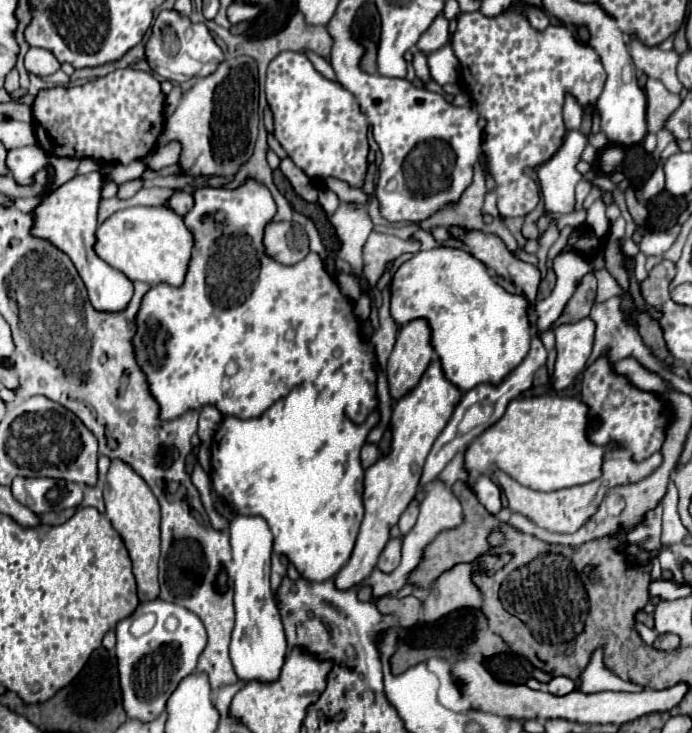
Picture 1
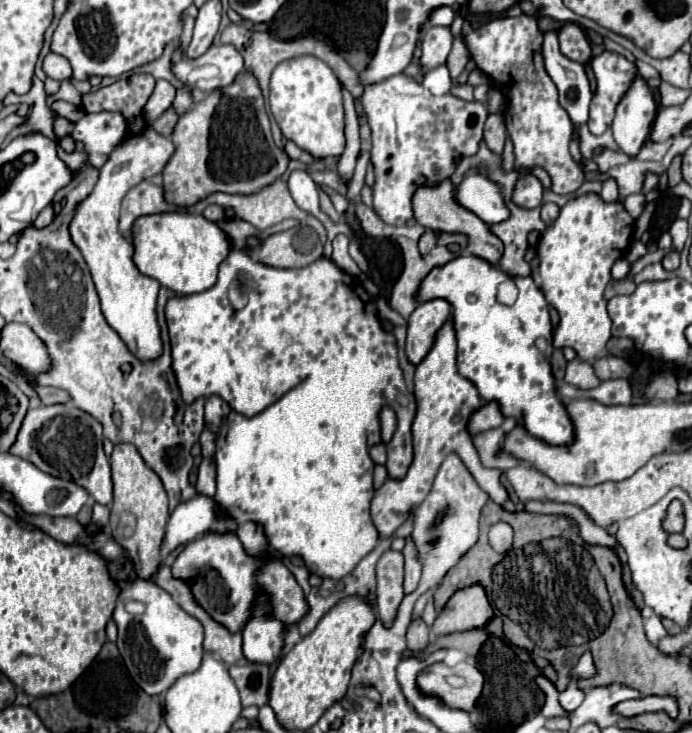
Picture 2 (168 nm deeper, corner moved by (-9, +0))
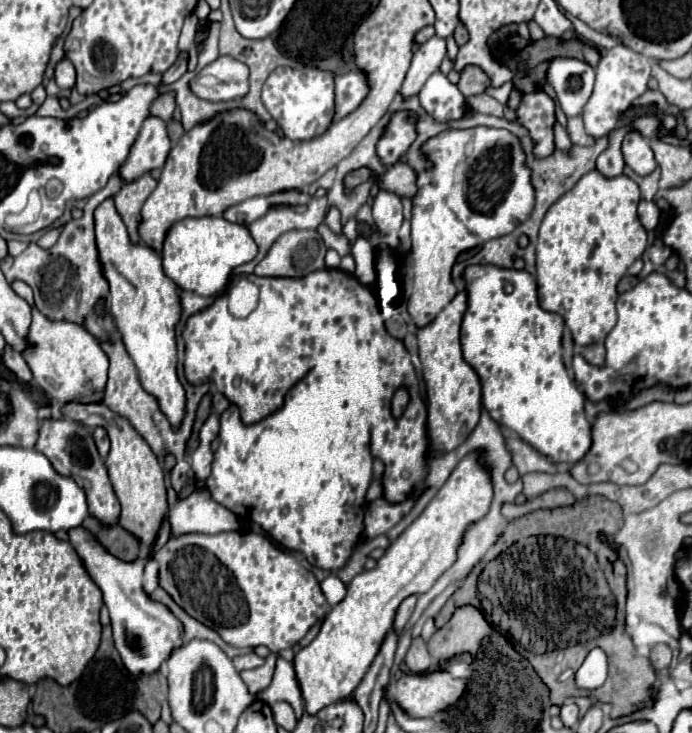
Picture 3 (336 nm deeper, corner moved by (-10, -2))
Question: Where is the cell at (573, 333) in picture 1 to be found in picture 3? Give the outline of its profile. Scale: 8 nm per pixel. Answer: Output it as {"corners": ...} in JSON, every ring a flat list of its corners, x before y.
{"corners":[[599,171,587,173,571,191,567,191,545,215,537,239,537,285,539,305,545,311,559,313,569,327,575,345,601,343,617,323,615,301,617,283,629,265,639,259,647,247,647,233,637,219,639,187,625,175,605,179]]}

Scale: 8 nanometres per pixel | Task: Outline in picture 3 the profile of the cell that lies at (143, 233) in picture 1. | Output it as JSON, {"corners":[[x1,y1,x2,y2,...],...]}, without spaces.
{"corners":[[187,217,173,223,165,235,161,257,165,275,183,291,213,297,221,293,231,271,251,261,257,255,257,245,245,225,229,223,223,217]]}

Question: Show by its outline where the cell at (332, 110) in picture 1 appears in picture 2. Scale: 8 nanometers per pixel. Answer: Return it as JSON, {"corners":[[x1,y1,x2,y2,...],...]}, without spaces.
{"corners":[[316,57,282,61,270,79,270,111,282,135,314,157,338,157,344,151,344,107,342,87,332,69]]}

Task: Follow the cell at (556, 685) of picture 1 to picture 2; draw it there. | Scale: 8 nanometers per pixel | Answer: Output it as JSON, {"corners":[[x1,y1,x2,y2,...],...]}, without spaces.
{"corners":[[568,685,568,689,560,693,560,705,568,713,572,713,582,703,582,699,584,699,584,693,576,685]]}

